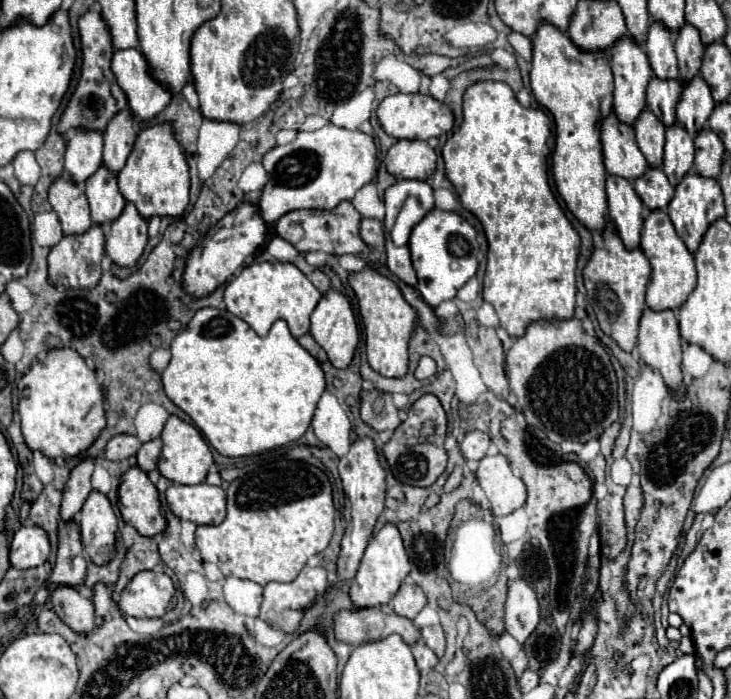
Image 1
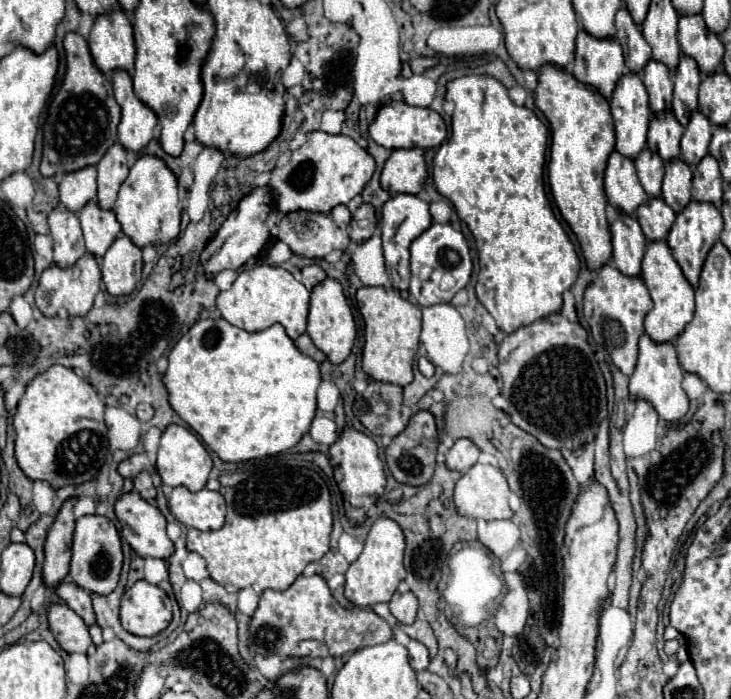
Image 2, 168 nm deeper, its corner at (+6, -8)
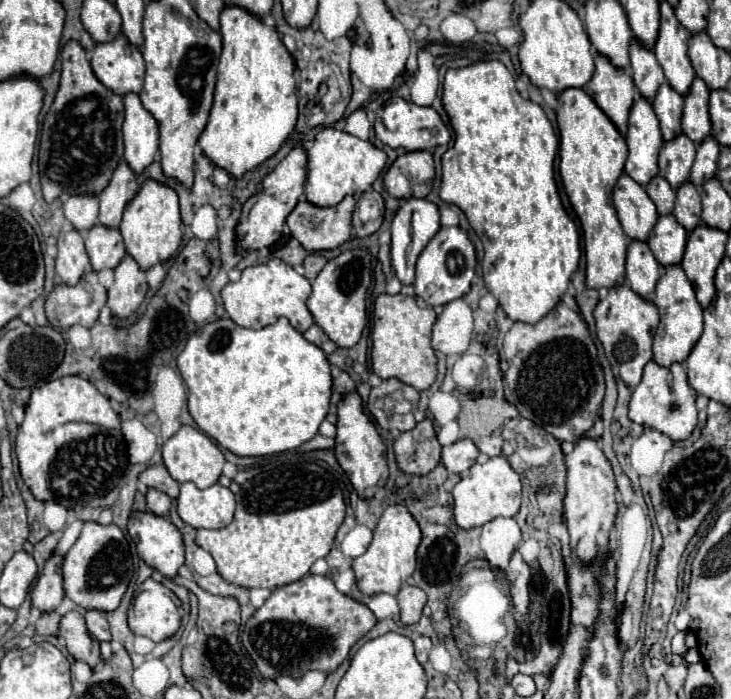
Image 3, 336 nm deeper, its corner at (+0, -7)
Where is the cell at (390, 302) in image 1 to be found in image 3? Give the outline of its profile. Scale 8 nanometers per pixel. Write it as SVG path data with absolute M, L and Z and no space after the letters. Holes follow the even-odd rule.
M380 294L374 302L372 324L372 372L380 378L398 378L416 390L428 390L436 380L436 356L430 346L436 314L430 306L418 306L414 296Z

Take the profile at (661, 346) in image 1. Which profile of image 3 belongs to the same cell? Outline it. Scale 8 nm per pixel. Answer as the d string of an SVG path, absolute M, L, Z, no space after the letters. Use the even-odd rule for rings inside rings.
M650 360L644 368L644 376L642 376L640 384L632 392L628 416L630 416L630 420L634 420L638 424L648 424L648 426L660 430L662 434L670 436L674 442L678 442L678 440L688 438L696 426L694 400L696 400L696 392L694 392L694 388L690 388L686 370L680 362L666 368L666 366L656 364L654 360Z

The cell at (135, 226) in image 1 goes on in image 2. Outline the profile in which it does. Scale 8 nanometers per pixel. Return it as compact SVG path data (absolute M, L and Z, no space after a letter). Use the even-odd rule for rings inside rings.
M118 237L102 261L106 291L114 297L130 295L142 279L142 251L128 237Z

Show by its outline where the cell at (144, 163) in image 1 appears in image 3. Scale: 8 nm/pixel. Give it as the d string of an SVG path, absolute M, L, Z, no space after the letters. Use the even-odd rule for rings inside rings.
M146 178L138 194L124 208L120 232L126 244L126 252L140 264L142 270L148 270L156 262L168 260L182 242L182 218L180 218L178 194L170 186Z

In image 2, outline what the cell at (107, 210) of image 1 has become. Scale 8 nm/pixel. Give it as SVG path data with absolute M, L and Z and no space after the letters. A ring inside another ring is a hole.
M90 201L80 213L80 223L84 231L86 251L92 257L104 257L108 247L120 237L120 223L112 211L102 211L96 201Z

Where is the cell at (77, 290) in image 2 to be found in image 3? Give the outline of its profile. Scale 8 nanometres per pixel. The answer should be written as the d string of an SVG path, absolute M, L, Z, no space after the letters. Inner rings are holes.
M90 270L74 286L54 286L46 298L46 316L54 328L68 328L72 324L90 328L98 320L98 312L104 304L106 288L98 282L98 274Z

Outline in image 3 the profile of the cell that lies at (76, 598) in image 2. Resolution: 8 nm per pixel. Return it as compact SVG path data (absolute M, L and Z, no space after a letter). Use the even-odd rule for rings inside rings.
M84 612L84 618L86 618L86 626L90 630L90 634L98 640L110 640L110 628L108 628L108 620L102 612Z

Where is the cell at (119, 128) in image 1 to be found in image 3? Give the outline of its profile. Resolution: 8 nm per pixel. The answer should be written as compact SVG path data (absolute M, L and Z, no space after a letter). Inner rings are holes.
M122 160L110 178L110 184L100 192L100 224L118 228L122 220L124 206L138 192L138 182L134 170Z

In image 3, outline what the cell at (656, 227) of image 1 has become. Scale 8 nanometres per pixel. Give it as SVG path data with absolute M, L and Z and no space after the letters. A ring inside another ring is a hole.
M678 264L664 266L664 272L656 282L654 294L656 296L652 298L652 302L660 310L660 324L654 334L654 360L660 366L670 366L674 362L686 360L692 346L698 342L698 338L702 334L702 306L698 304L696 292L694 292L690 280L686 278L682 266L678 266Z

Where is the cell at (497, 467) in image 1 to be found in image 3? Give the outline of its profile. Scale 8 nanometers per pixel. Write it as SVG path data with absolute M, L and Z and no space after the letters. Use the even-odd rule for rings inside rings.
M504 456L488 458L484 464L474 464L470 474L462 478L454 490L454 520L460 528L482 526L498 516L514 516L520 508L520 476Z

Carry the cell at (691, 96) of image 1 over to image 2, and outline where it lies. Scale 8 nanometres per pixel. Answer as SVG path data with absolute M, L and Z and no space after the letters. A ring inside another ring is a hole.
M696 111L692 113L690 123L684 129L682 137L682 161L688 165L698 165L708 155L708 145L712 139L712 125L708 125L708 119Z

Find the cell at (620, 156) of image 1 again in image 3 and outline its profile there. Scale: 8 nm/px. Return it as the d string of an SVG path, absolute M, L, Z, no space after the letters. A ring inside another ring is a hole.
M622 172L614 186L612 202L624 232L632 240L646 240L650 228L654 226L654 220L658 220L658 212L644 186Z

